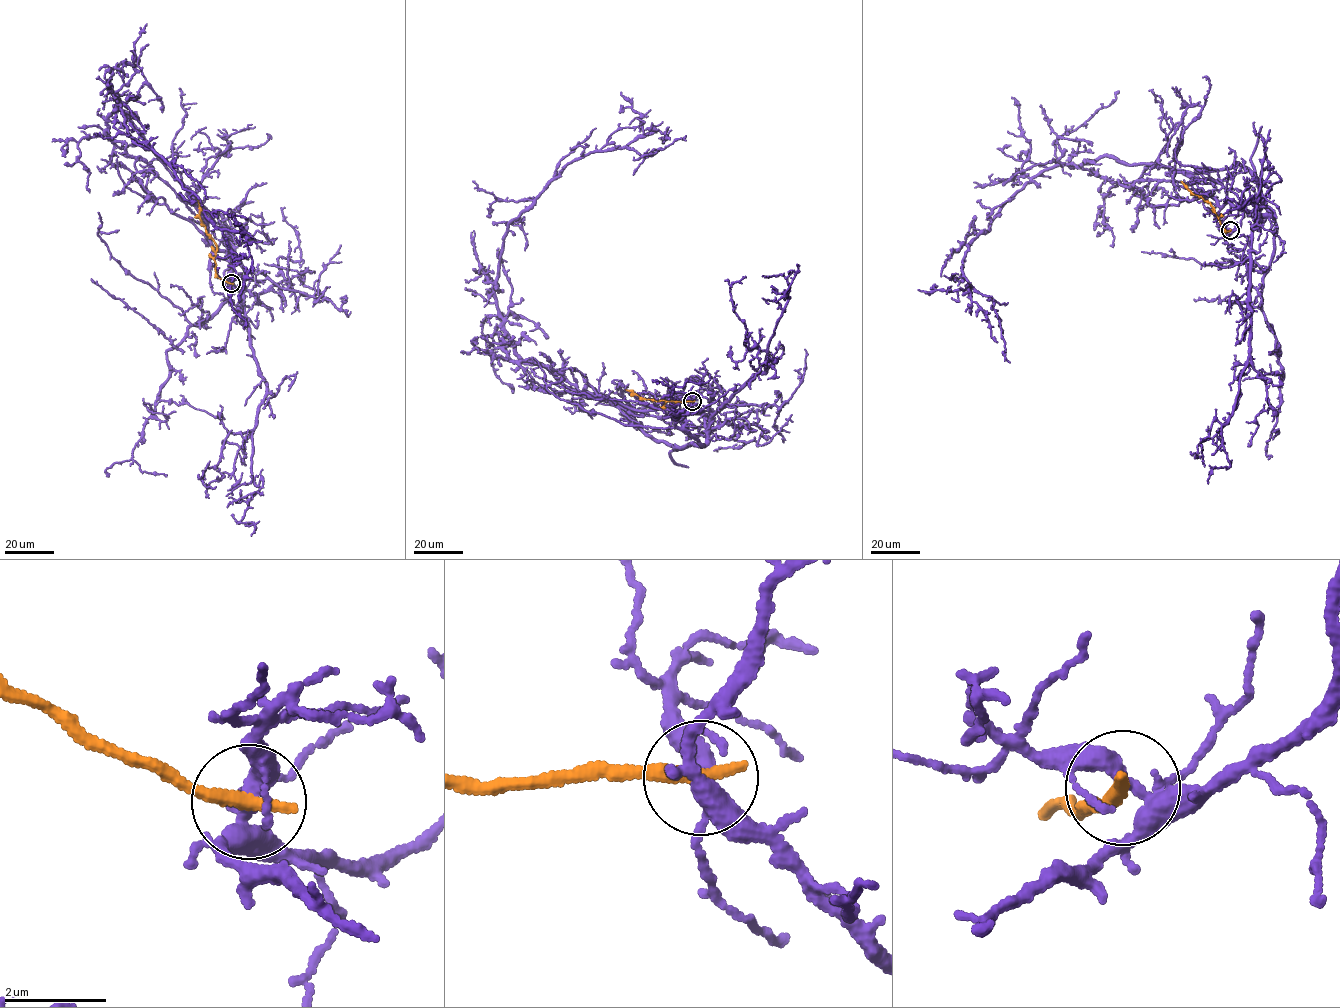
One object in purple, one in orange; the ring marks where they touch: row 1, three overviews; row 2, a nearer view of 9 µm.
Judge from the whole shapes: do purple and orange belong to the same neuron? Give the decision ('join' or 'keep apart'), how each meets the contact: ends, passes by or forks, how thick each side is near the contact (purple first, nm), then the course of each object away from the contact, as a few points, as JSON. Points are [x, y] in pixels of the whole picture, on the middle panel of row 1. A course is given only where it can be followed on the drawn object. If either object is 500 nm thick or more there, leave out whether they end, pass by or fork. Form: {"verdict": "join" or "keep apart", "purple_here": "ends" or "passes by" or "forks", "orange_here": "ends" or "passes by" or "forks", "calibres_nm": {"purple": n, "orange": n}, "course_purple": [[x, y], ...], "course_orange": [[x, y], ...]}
{"verdict": "keep apart", "purple_here": "forks", "orange_here": "ends", "calibres_nm": {"purple": 300, "orange": 340}, "course_purple": [[692, 401], [704, 416], [648, 416], [573, 390], [517, 353], [494, 285], [509, 224], [568, 164], [686, 140]], "course_orange": [[692, 401], [645, 399], [625, 389]]}

